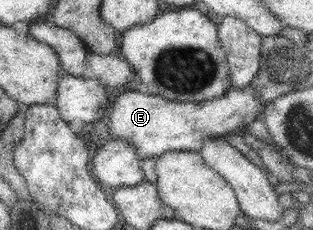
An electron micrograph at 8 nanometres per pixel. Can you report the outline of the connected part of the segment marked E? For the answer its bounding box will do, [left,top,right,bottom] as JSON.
[104,86,265,159]

